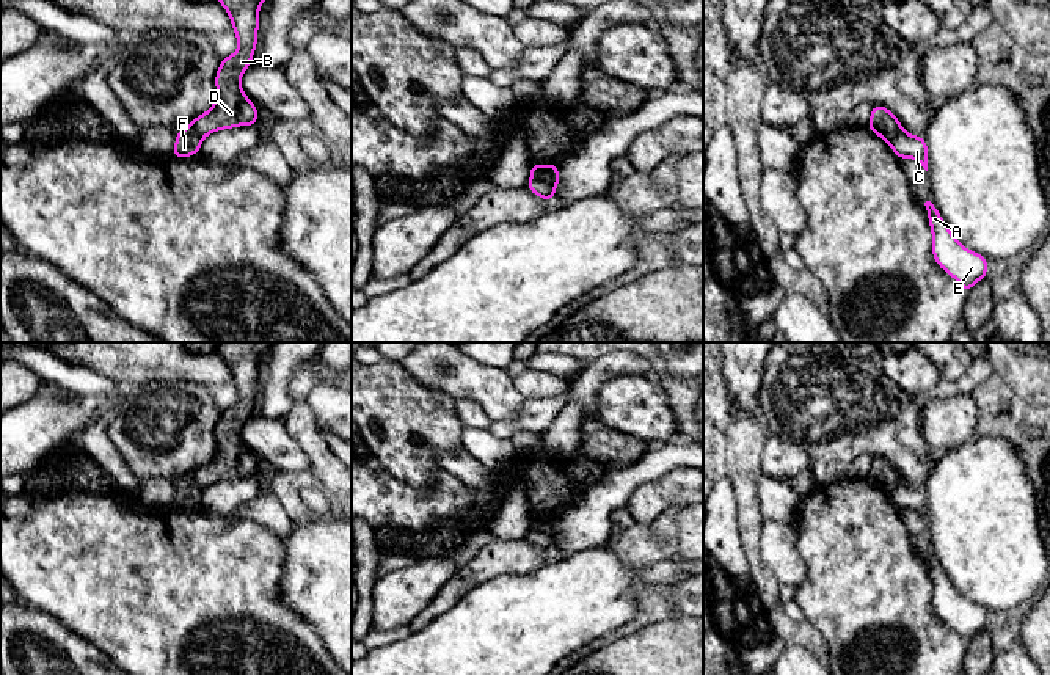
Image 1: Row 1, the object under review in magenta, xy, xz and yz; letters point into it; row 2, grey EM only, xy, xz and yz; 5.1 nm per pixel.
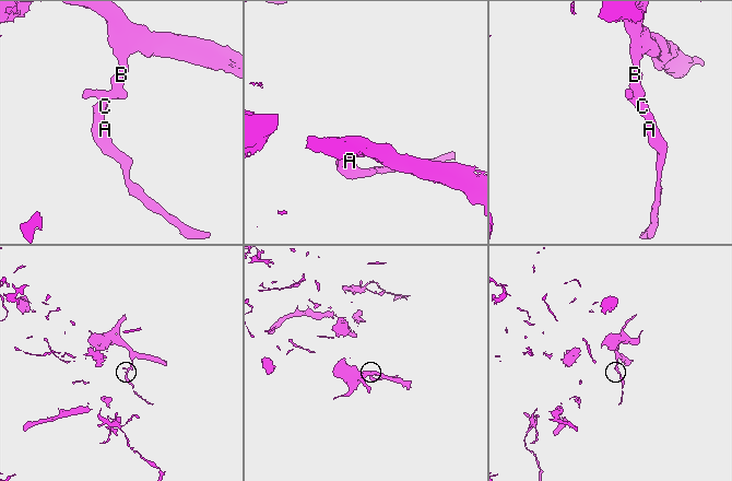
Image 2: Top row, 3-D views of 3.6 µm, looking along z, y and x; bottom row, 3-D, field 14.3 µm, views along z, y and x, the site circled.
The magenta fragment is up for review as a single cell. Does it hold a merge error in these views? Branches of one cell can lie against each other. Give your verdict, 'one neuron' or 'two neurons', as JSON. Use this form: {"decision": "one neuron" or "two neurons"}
{"decision": "two neurons"}

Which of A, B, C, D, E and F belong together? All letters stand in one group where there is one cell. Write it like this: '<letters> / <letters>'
A C E F / B D

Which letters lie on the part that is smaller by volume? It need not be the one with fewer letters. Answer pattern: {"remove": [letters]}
{"remove": ["A", "C", "E", "F"]}

